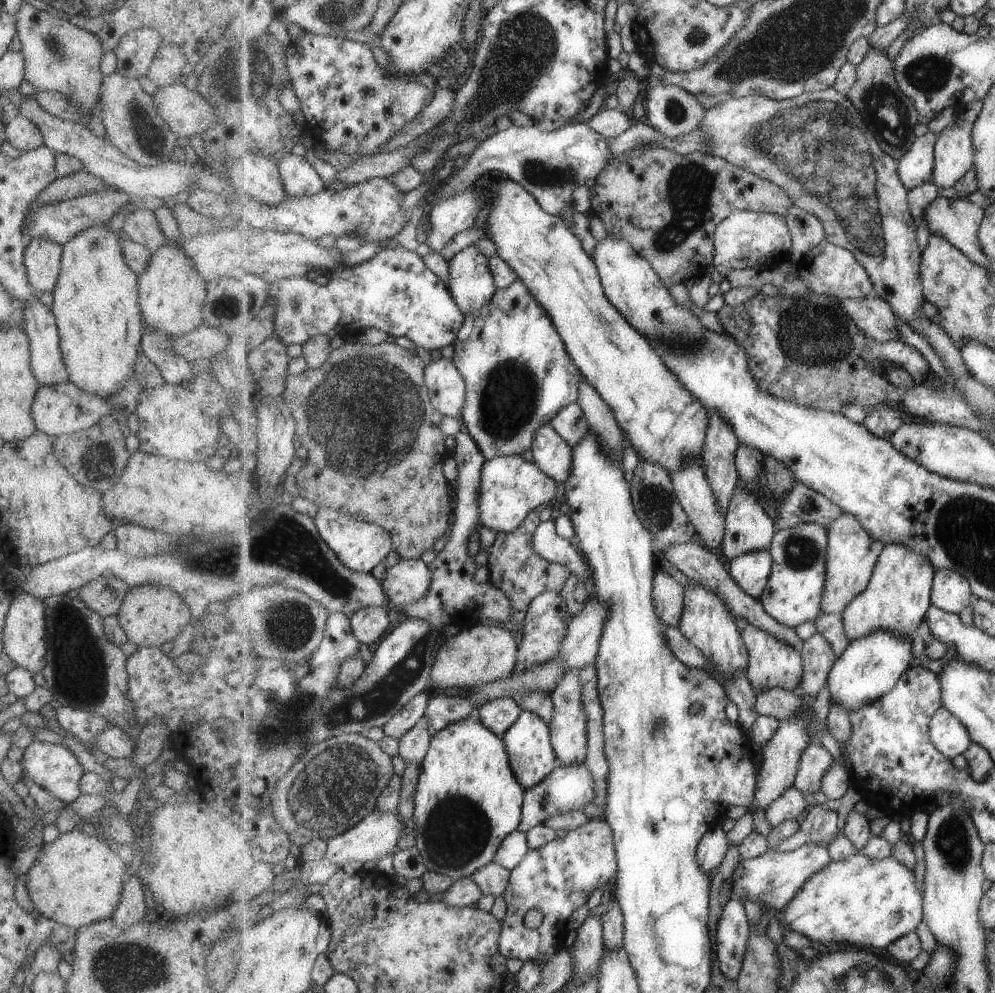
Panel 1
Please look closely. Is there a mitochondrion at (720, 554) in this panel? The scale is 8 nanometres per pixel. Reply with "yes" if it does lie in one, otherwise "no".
no

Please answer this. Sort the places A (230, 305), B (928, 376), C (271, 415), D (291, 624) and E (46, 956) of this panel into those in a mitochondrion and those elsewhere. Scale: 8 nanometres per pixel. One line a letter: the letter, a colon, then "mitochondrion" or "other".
A: mitochondrion
B: other
C: other
D: mitochondrion
E: other

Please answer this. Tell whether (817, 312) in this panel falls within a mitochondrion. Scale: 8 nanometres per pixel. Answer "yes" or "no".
yes

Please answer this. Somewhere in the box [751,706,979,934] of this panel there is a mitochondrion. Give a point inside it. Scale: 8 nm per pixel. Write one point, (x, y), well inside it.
(952, 842)

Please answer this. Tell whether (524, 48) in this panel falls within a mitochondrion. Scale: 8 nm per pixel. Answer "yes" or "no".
yes

